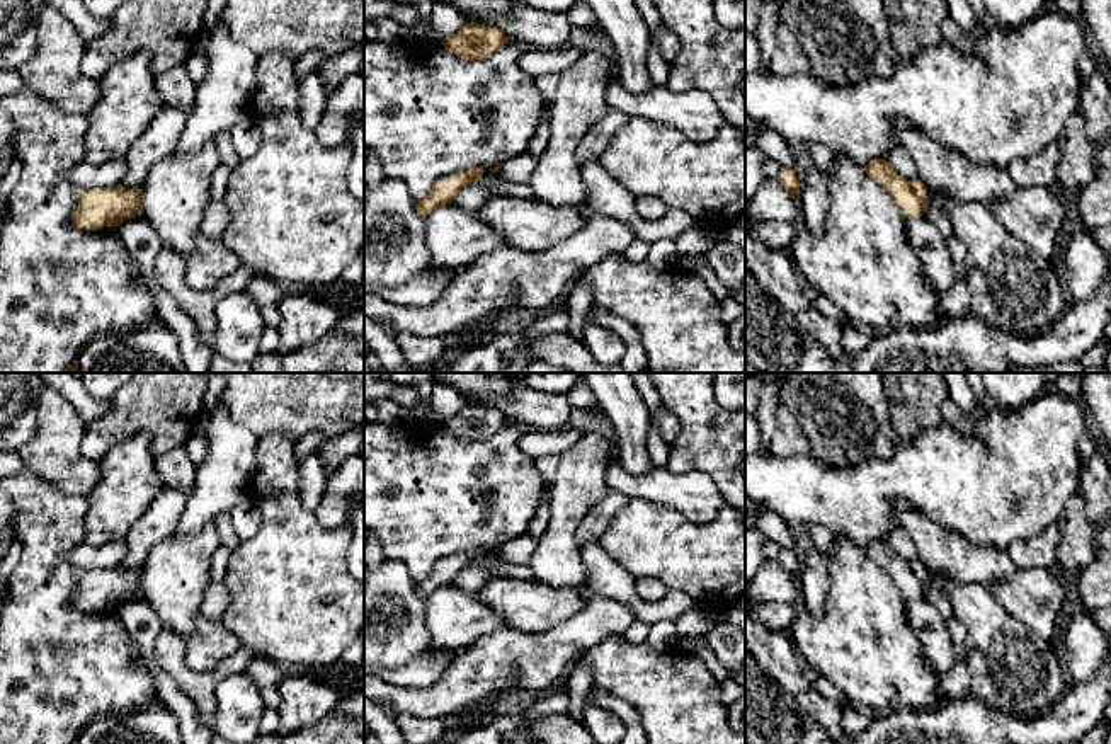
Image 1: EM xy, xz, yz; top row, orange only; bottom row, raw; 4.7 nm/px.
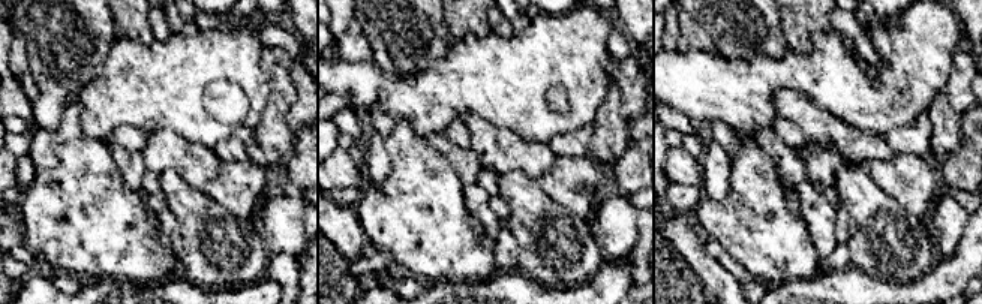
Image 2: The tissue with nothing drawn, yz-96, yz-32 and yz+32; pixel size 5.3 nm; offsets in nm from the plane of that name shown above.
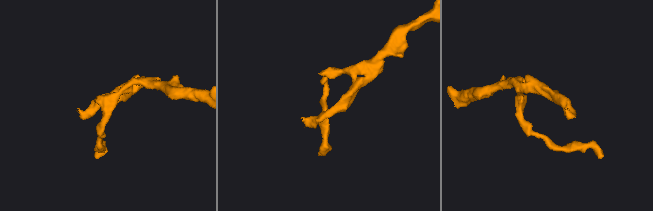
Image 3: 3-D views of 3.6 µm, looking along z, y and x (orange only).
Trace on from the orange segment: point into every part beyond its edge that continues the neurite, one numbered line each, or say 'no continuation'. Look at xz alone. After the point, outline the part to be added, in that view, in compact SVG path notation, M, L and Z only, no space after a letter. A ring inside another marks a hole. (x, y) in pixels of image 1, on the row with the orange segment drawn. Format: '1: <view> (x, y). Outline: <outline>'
no continuation

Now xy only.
no continuation

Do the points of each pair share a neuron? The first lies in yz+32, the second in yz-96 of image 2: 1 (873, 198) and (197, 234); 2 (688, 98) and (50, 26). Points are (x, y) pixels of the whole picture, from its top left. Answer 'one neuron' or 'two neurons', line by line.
1: one neuron
2: two neurons

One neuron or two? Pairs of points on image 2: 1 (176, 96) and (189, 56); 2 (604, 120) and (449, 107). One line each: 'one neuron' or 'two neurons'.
1: one neuron
2: two neurons

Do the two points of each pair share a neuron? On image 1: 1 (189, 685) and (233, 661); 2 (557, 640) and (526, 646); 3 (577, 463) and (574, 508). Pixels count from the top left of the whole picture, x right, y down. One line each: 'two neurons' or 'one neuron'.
1: one neuron
2: one neuron
3: one neuron

